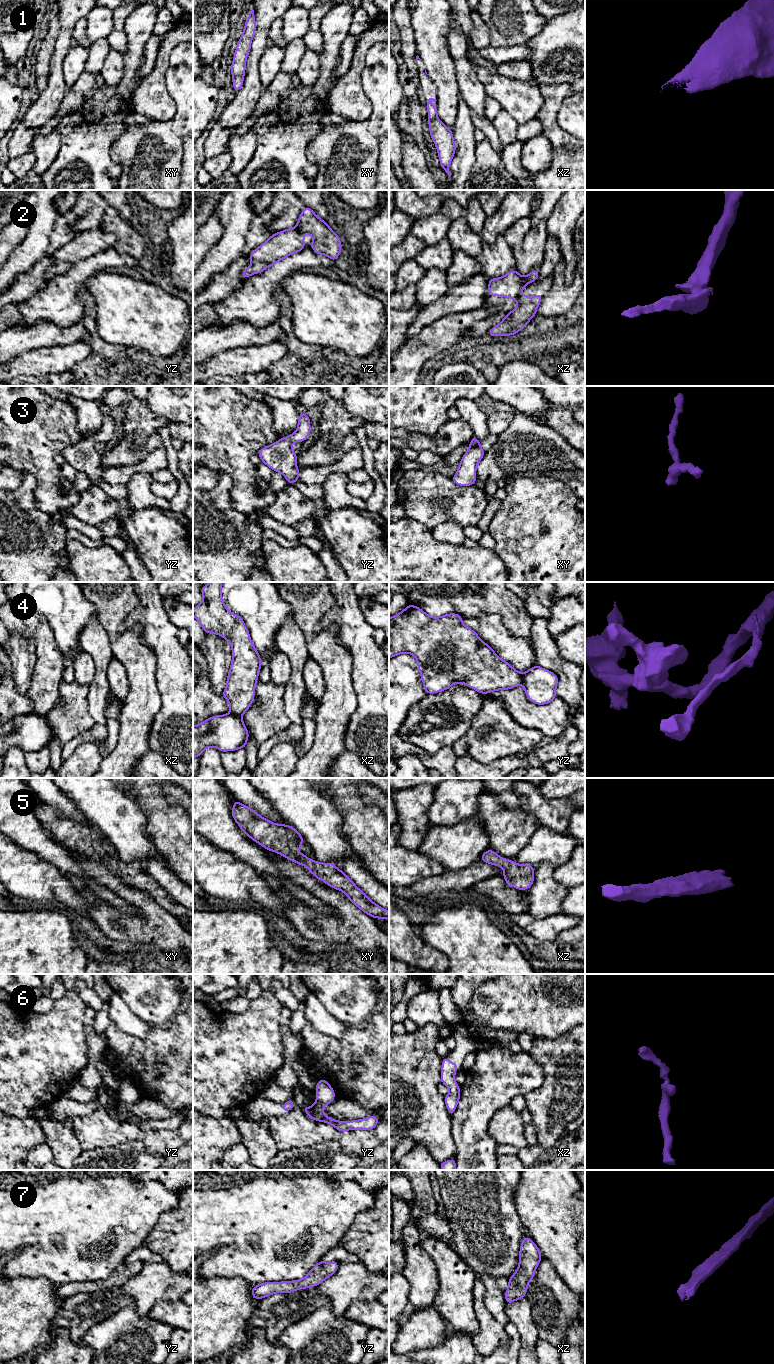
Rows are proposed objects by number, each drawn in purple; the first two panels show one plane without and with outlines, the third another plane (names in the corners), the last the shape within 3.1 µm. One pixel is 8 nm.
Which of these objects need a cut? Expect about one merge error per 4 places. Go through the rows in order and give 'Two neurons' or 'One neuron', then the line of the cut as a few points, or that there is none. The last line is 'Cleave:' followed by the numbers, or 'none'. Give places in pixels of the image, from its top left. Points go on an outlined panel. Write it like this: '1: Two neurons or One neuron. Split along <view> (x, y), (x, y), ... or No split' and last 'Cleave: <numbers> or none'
1: One neuron. No split
2: Two neurons. Split along yz (296, 226), (303, 233)
3: One neuron. No split
4: Two neurons. Split along xz (229, 713), (240, 716)
5: One neuron. No split
6: One neuron. No split
7: One neuron. No split
Cleave: 2, 4

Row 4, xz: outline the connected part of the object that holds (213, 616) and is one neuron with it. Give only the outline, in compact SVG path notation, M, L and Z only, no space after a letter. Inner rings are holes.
M222 582L202 586L203 602L193 609L193 616L206 634L220 635L231 644L232 662L222 696L230 704L230 714L242 716L253 703L262 662L244 620L226 608L221 587Z

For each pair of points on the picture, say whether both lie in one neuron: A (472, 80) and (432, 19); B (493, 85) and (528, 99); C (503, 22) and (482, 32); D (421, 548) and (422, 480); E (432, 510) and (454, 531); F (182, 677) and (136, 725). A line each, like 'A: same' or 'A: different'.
A: different
B: same
C: different
D: different
E: different
F: different

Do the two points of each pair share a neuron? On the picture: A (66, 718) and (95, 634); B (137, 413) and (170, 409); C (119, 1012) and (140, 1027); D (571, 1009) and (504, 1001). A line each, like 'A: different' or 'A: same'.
A: different
B: different
C: same
D: same

